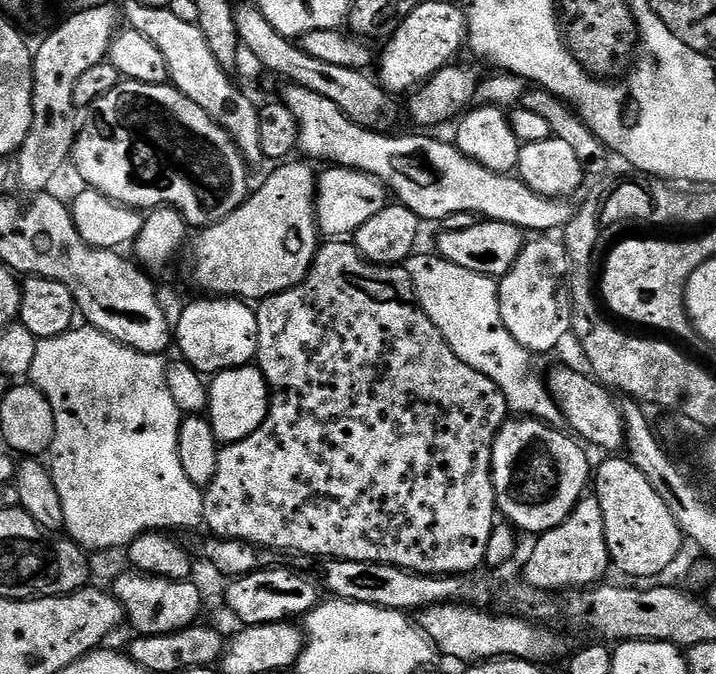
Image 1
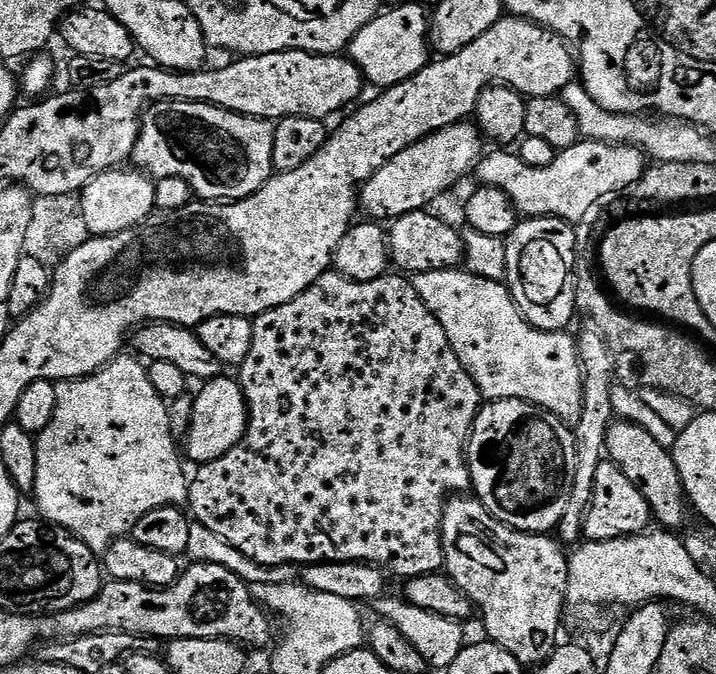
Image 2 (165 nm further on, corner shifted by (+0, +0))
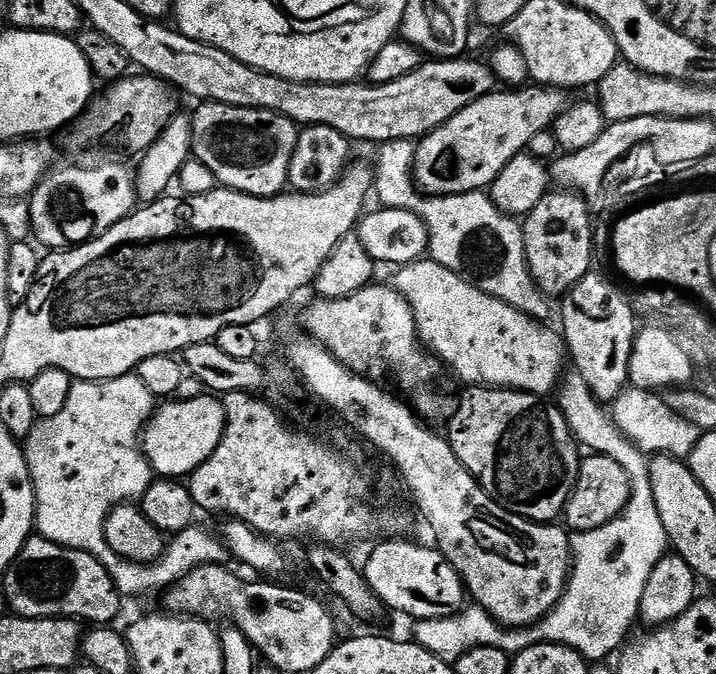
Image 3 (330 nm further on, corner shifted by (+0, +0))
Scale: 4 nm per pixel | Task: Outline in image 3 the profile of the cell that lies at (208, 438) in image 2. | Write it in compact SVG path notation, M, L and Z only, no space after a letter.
M205 394L189 400L173 399L171 402L161 403L152 413L142 433L142 447L157 477L188 478L194 470L198 470L198 466L202 466L202 462L206 462L206 458L210 458L210 454L214 454L223 433L224 406L215 395Z

